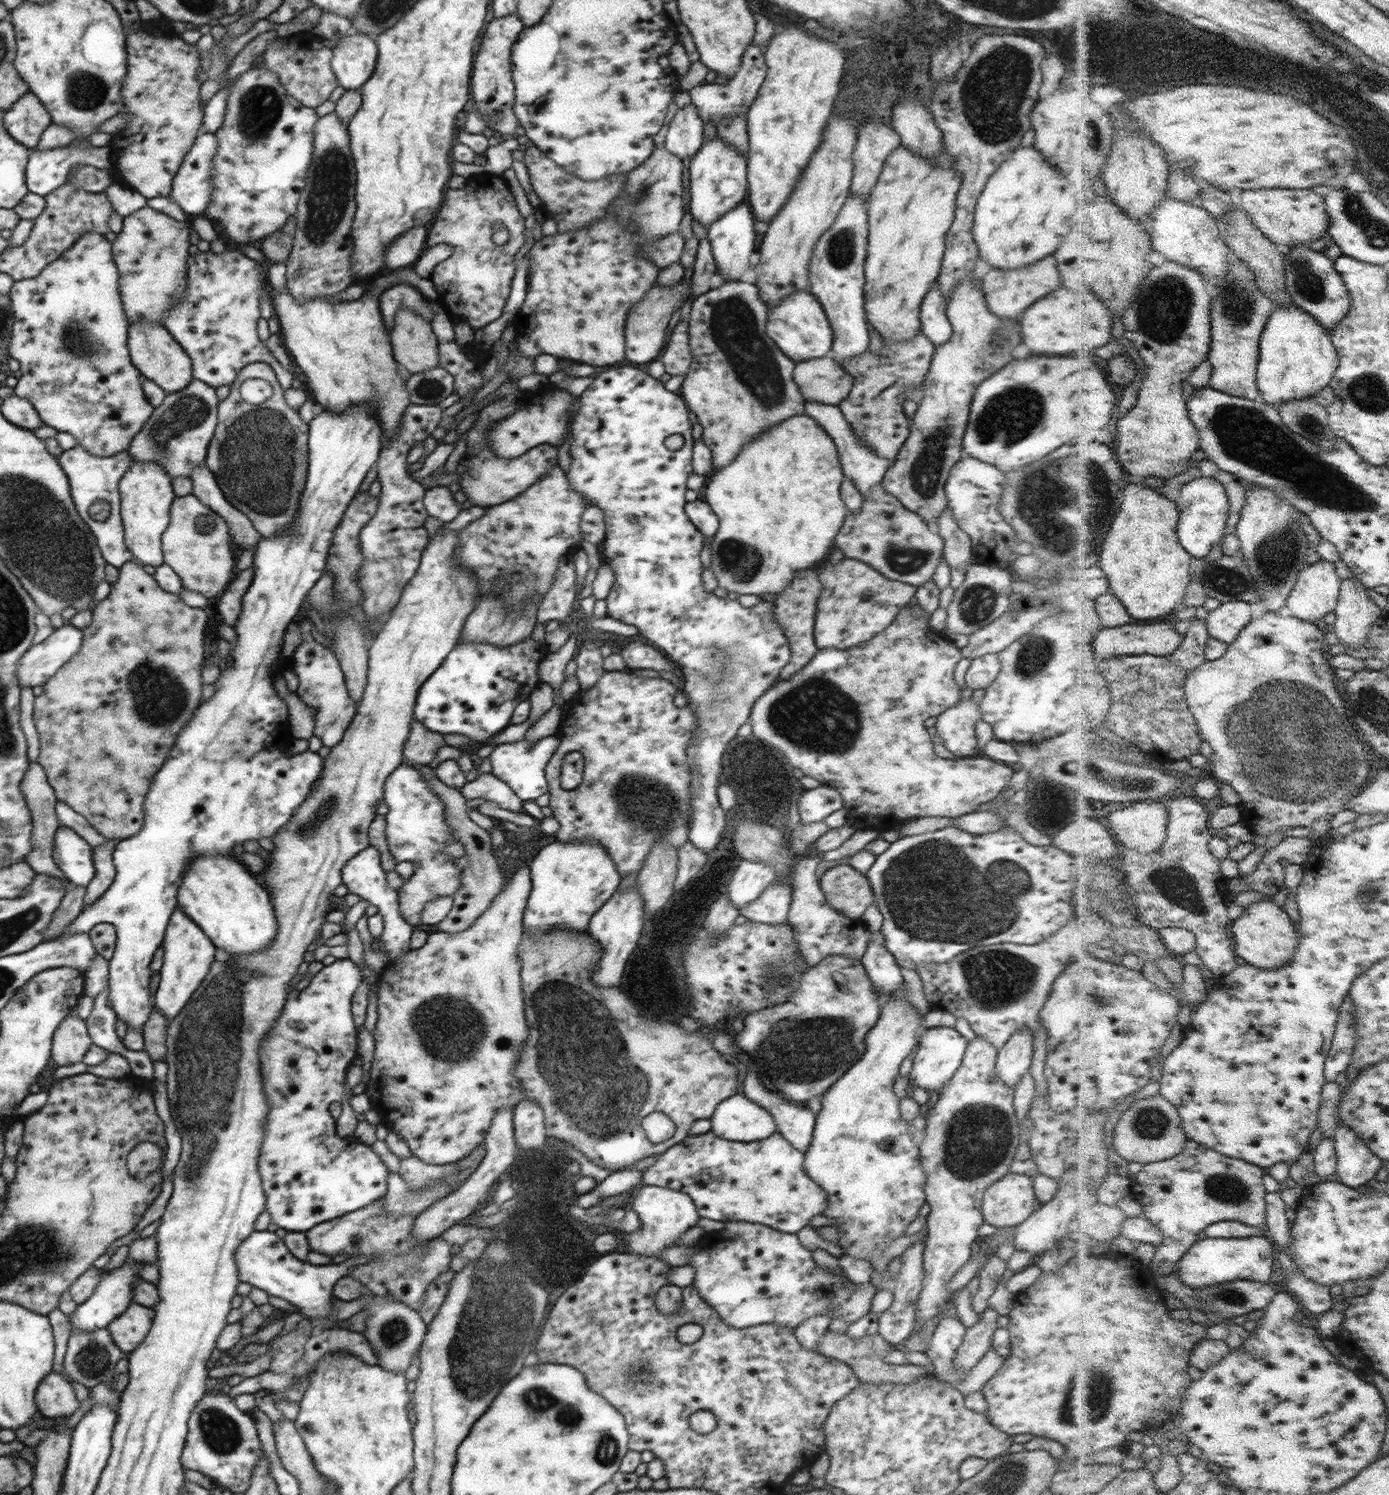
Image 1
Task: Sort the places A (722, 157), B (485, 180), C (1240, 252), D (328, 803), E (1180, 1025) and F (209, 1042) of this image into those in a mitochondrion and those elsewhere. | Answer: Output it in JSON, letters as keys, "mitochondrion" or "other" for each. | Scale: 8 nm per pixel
{"A":"other","B":"other","C":"other","D":"mitochondrion","E":"other","F":"mitochondrion"}

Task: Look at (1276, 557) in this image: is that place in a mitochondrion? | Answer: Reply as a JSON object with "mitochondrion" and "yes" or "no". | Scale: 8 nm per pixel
{"mitochondrion":"yes"}

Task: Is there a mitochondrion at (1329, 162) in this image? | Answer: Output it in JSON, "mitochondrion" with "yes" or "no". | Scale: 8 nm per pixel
{"mitochondrion":"no"}

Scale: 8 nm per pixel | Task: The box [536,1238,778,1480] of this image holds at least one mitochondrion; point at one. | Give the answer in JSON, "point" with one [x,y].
{"point":[630,1374]}

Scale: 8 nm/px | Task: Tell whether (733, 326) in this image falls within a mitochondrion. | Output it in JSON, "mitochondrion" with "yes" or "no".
{"mitochondrion":"yes"}

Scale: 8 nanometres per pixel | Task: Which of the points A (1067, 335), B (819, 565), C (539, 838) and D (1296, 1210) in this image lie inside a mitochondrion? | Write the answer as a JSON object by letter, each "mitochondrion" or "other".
{"A":"other","B":"other","C":"other","D":"other"}

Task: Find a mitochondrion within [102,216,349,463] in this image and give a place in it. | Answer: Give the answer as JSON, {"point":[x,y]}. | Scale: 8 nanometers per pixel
{"point":[190,412]}

